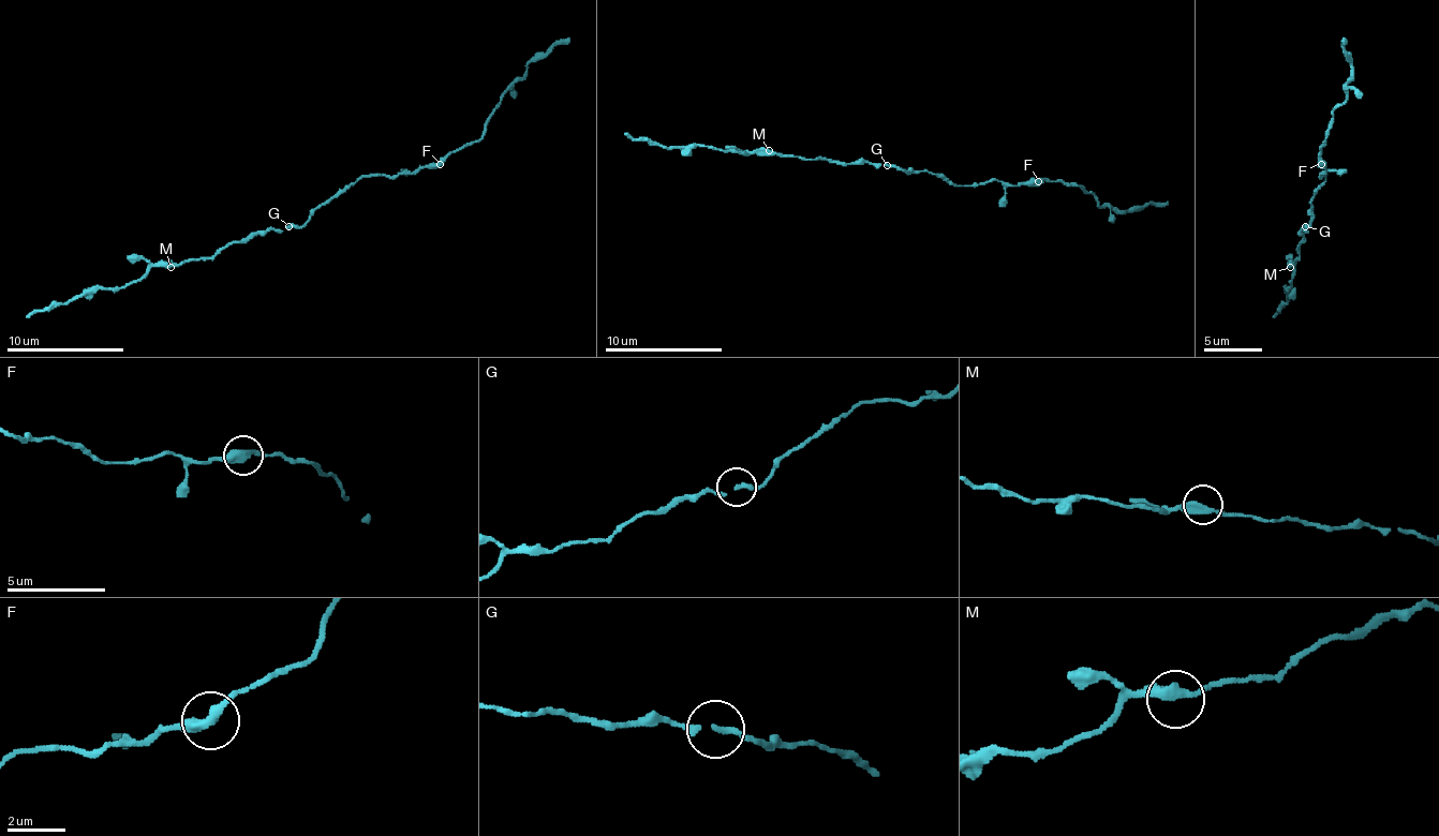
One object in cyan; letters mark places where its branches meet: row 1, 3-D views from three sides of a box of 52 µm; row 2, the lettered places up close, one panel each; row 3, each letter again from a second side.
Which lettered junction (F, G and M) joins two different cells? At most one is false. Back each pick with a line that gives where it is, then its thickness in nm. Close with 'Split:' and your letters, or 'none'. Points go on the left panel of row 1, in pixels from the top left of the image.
F: place (440, 164); calibre 400 nm
Split: F

